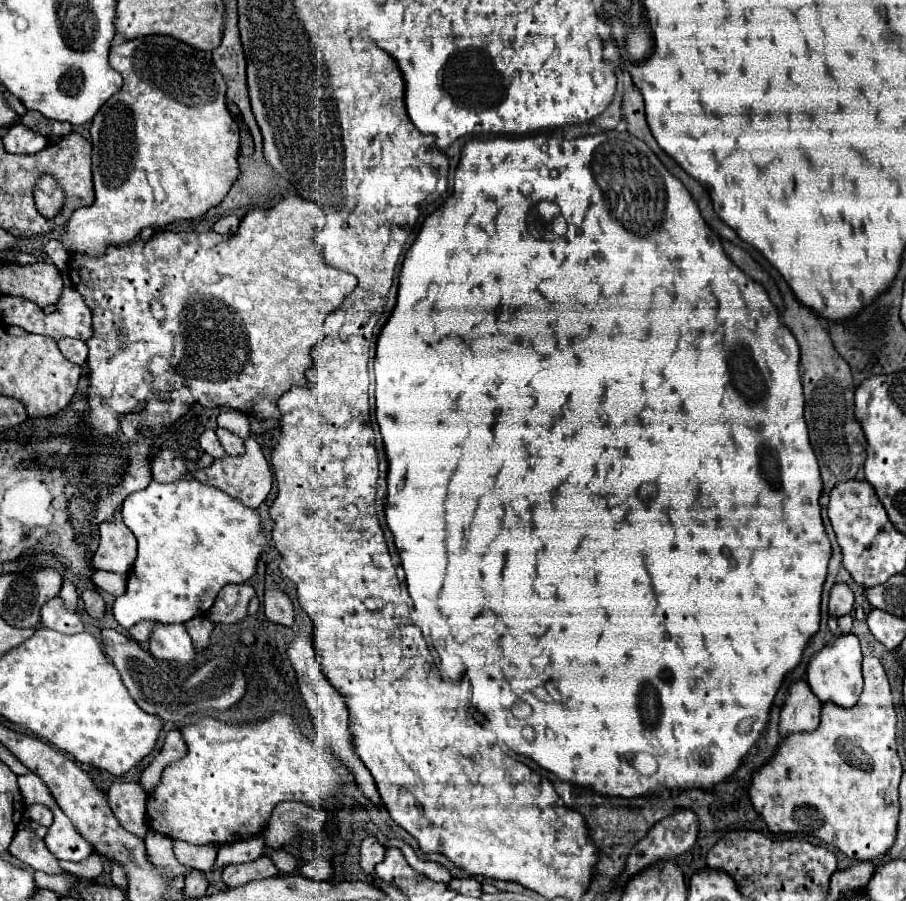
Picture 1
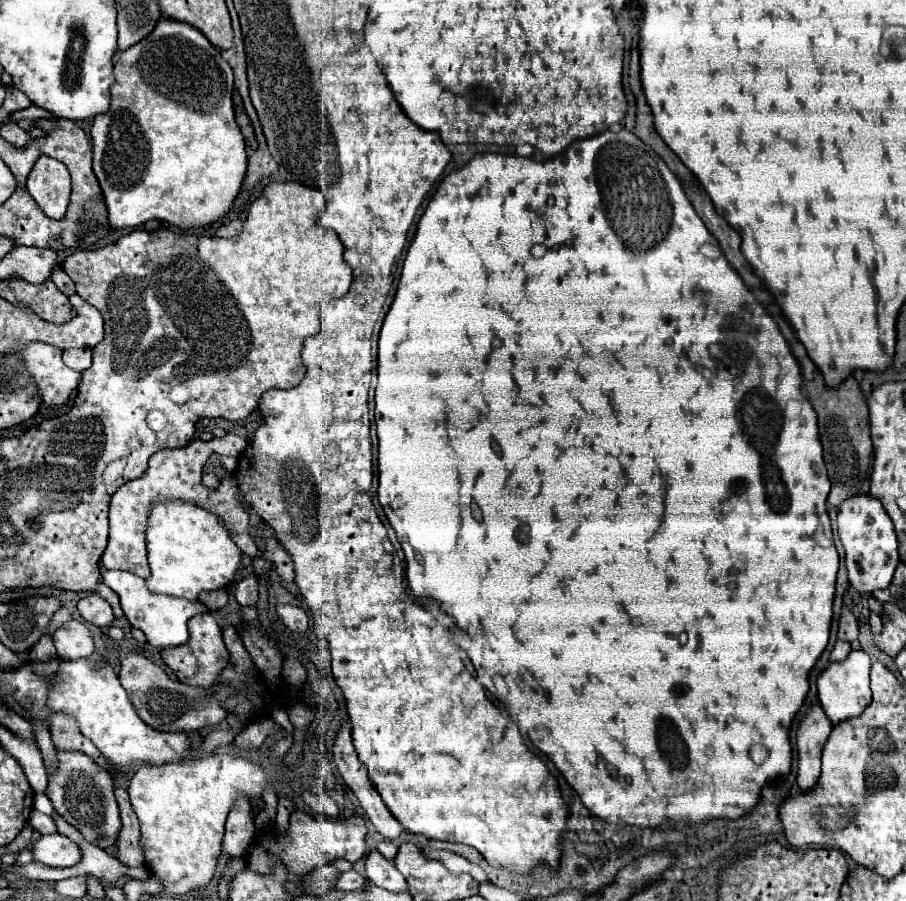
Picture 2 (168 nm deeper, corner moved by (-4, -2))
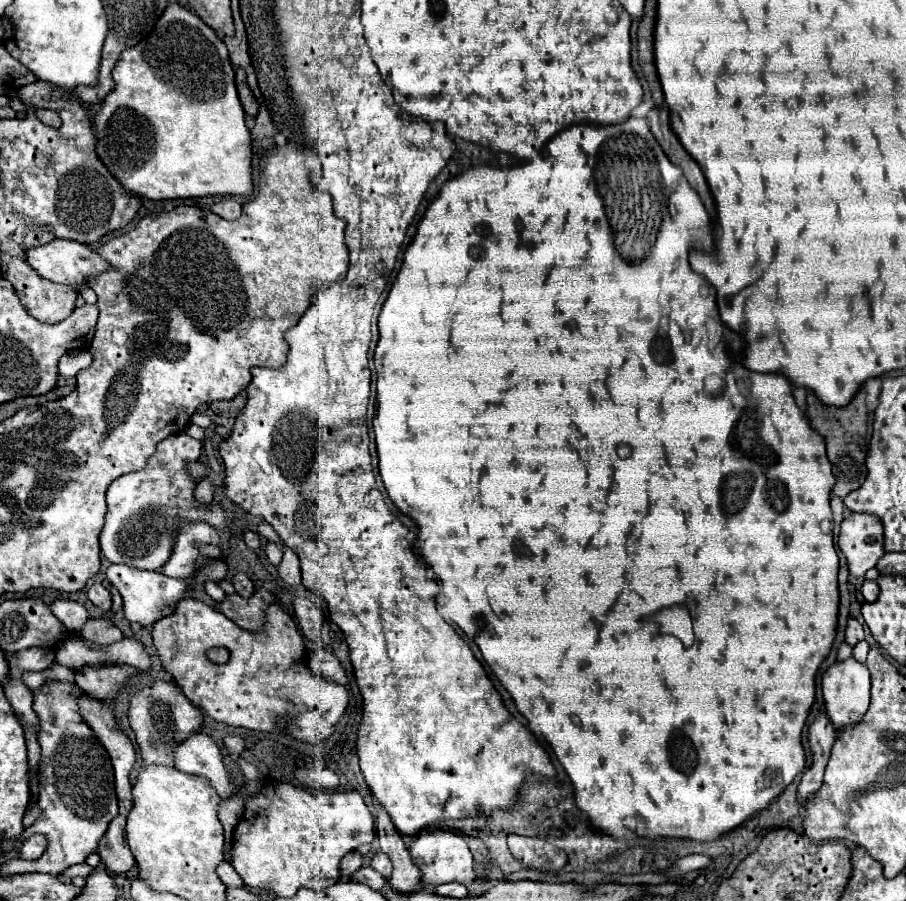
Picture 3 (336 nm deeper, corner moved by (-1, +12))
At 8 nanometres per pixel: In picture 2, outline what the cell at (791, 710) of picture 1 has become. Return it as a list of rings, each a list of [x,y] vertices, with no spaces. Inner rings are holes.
[[[813,706],[797,732],[797,760],[799,760],[799,776],[797,784],[803,792],[815,788],[821,776],[821,750],[827,742],[833,724],[825,716],[821,706]]]

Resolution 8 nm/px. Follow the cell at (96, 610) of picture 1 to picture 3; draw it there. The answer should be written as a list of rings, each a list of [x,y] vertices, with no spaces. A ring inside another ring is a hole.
[[[98,582],[88,588],[86,596],[88,596],[88,600],[90,600],[94,606],[98,606],[98,608],[102,608],[102,610],[110,610],[110,606],[112,606],[110,592],[108,592],[102,584],[98,584]]]

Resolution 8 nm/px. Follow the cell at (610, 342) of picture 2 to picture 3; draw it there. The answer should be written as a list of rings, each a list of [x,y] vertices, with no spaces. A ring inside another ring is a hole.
[[[630,116],[628,120],[608,126],[608,128],[592,128],[592,124],[578,124],[576,128],[566,128],[560,136],[554,136],[546,146],[548,156],[540,156],[536,160],[526,160],[524,164],[510,168],[494,168],[490,164],[474,164],[466,168],[462,174],[450,178],[438,196],[428,204],[424,216],[418,222],[418,230],[404,252],[404,262],[398,270],[396,280],[388,292],[388,298],[378,316],[380,338],[374,350],[374,366],[376,366],[376,416],[374,416],[374,434],[378,448],[378,468],[384,482],[384,488],[394,502],[394,506],[412,518],[418,526],[418,538],[414,540],[414,552],[430,566],[430,570],[438,576],[440,588],[440,606],[444,616],[462,628],[462,632],[476,642],[486,664],[502,682],[502,686],[510,692],[516,708],[528,720],[528,728],[538,736],[544,736],[544,749],[554,750],[556,758],[568,772],[574,792],[576,804],[580,810],[586,810],[590,822],[596,824],[604,834],[616,838],[632,838],[632,830],[624,826],[626,816],[634,816],[646,822],[648,838],[692,838],[692,840],[716,840],[724,832],[740,826],[746,818],[764,810],[774,796],[778,796],[806,766],[804,746],[802,746],[802,728],[810,706],[814,704],[814,678],[816,670],[830,652],[834,634],[836,634],[836,618],[838,618],[838,554],[833,542],[833,515],[830,507],[830,495],[834,474],[832,466],[826,458],[824,438],[808,426],[806,412],[796,404],[792,396],[792,384],[780,372],[752,372],[744,364],[736,362],[738,356],[746,350],[746,340],[734,332],[722,332],[722,338],[716,344],[710,344],[708,320],[718,316],[716,302],[712,306],[712,286],[698,274],[690,270],[688,258],[690,252],[712,252],[714,238],[710,218],[698,198],[698,194],[690,188],[682,170],[676,168],[656,138],[652,136],[648,122],[644,118]],[[710,376],[722,378],[722,388],[714,392],[706,388],[706,380]],[[628,446],[630,454],[620,456],[618,448]],[[686,606],[694,620],[694,646],[684,648],[676,636],[658,636],[658,626],[648,622],[648,616],[662,608]]]

